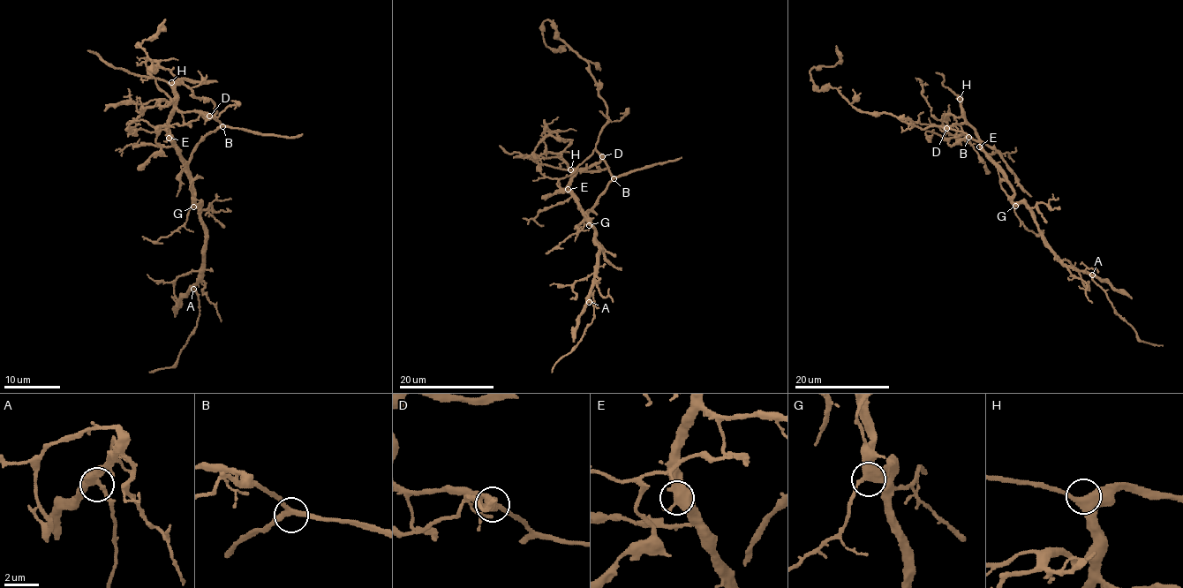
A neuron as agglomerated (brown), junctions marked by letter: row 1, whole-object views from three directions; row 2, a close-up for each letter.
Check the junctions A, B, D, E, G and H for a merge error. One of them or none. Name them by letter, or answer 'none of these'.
D

